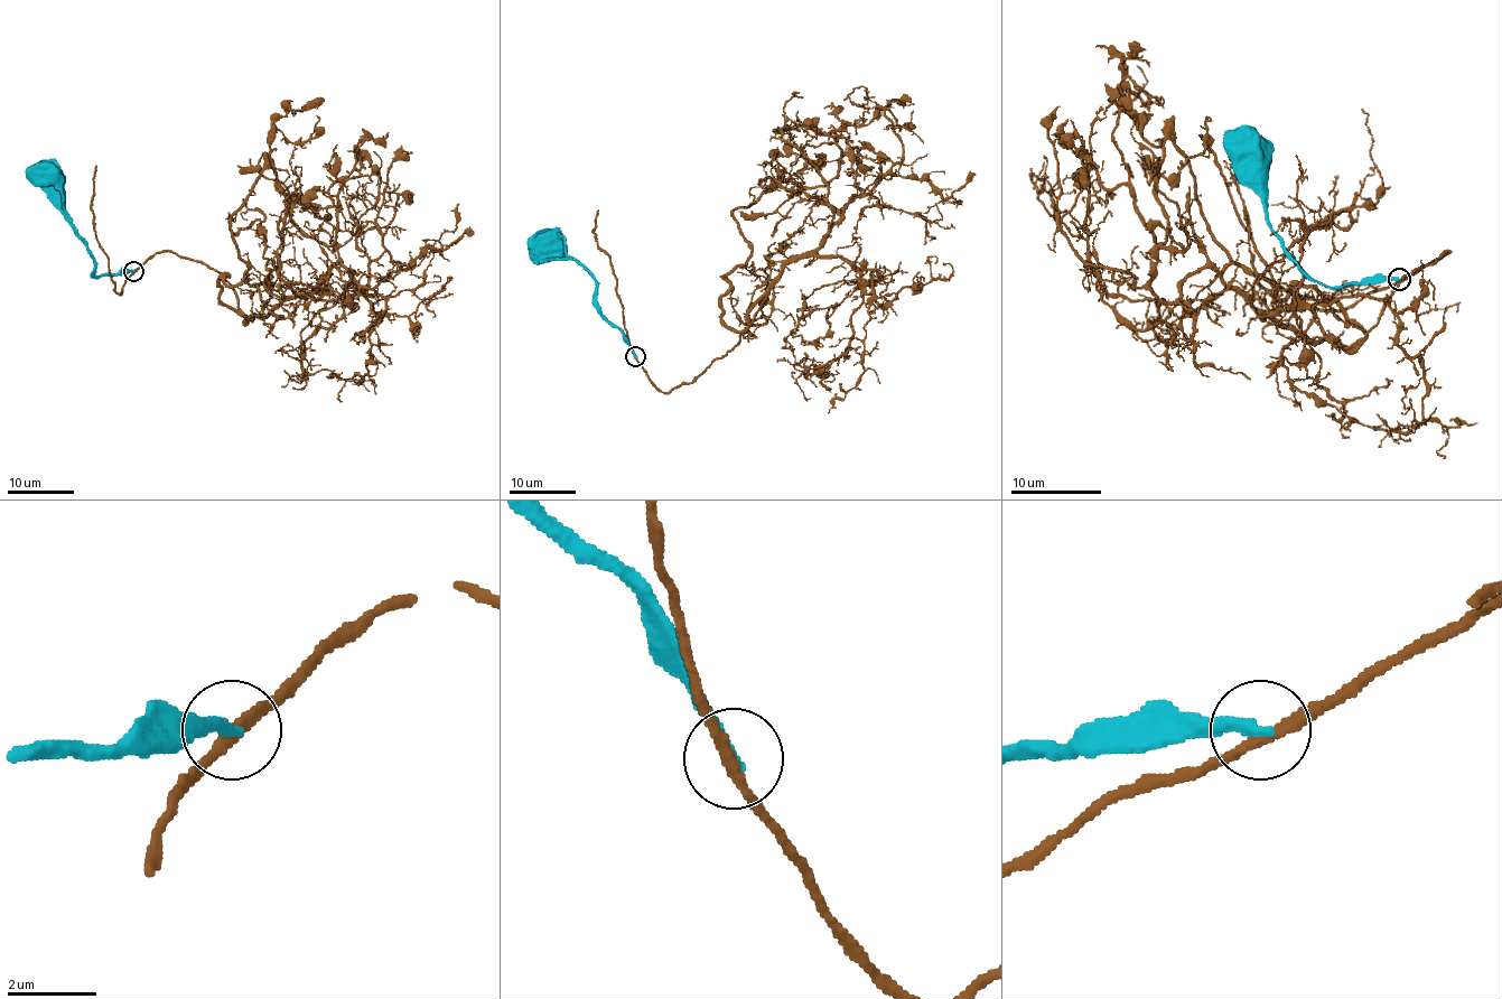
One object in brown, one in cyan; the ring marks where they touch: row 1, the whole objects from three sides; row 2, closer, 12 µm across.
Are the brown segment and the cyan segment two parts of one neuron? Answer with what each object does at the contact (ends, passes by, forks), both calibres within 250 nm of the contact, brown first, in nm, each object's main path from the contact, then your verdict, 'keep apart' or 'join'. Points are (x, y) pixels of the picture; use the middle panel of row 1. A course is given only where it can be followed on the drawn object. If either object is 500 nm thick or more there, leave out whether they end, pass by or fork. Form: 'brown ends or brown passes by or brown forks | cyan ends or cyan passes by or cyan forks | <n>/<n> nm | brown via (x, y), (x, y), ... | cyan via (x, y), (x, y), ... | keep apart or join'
brown passes by | cyan ends | 240/320 nm | brown via (635, 356), (661, 391), (692, 383), (739, 342), (733, 211), (823, 186), (855, 147), (889, 158) | cyan via (635, 356), (628, 339), (602, 314), (597, 282), (574, 259), (563, 258), (549, 245) | keep apart

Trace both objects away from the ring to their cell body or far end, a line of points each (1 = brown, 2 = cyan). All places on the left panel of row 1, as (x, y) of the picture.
1: (133, 271), (201, 260), (238, 308), (252, 184), (270, 167), (328, 245), (388, 132)
2: (133, 271), (100, 277), (95, 273), (95, 259), (77, 235), (64, 207), (62, 187), (47, 176)

